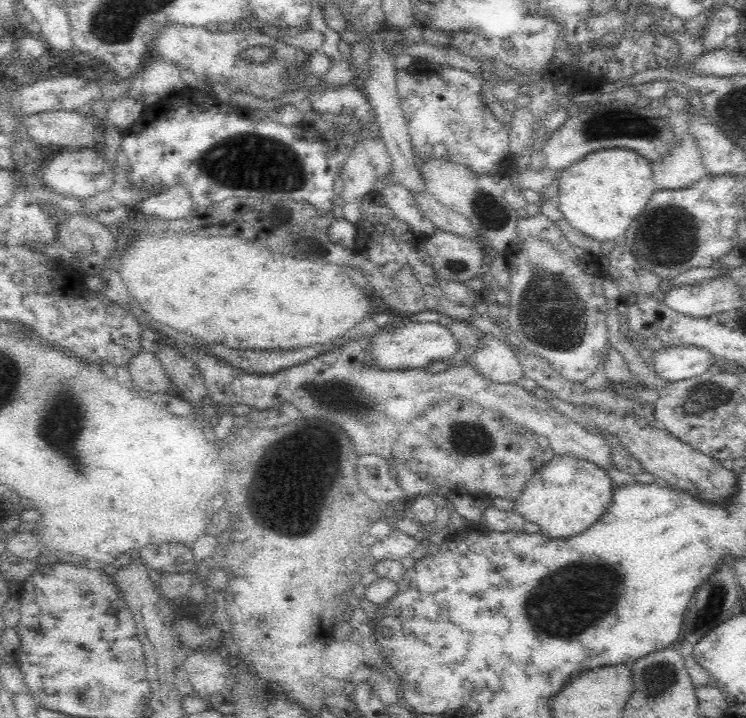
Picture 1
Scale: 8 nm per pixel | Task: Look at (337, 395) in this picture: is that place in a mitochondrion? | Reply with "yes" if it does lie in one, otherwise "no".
yes

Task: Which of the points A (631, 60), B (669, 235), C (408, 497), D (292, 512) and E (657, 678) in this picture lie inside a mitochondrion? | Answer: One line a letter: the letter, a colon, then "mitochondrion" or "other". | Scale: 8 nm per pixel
A: other
B: mitochondrion
C: other
D: mitochondrion
E: mitochondrion

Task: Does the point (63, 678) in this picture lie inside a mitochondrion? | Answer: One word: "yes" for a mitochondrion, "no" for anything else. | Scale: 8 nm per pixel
no

